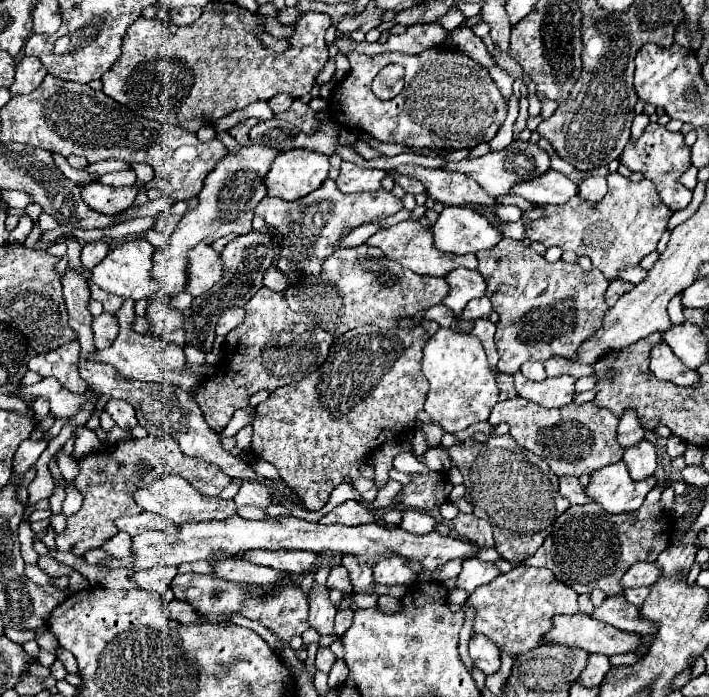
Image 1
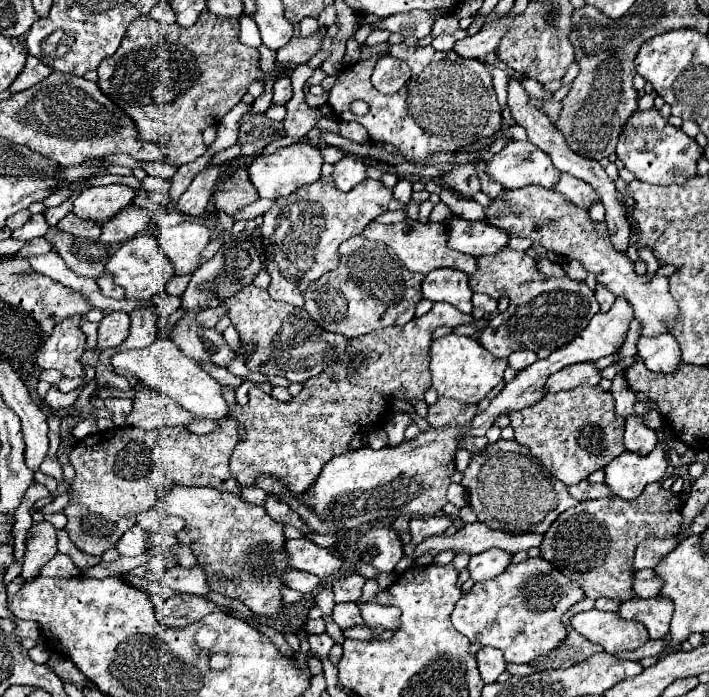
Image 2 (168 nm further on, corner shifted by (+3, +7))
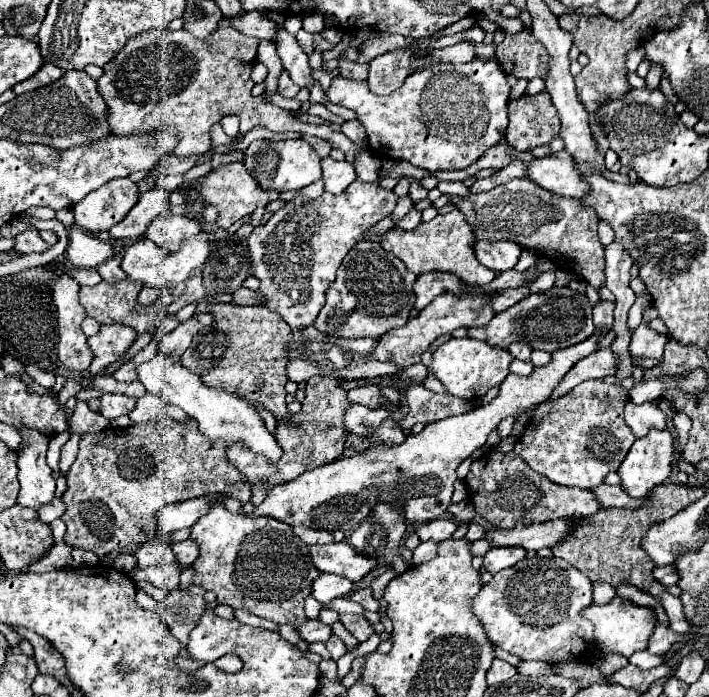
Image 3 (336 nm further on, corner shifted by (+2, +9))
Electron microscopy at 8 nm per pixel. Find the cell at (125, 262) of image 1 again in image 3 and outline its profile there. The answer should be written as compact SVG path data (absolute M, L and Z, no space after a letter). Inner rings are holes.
M199 233L197 237L191 237L189 241L185 241L185 245L181 245L181 249L177 253L169 253L169 251L161 249L155 241L143 237L125 249L121 267L125 269L129 279L161 289L165 283L183 283L185 279L189 279L193 275L193 271L207 261L207 257L209 257L207 233Z

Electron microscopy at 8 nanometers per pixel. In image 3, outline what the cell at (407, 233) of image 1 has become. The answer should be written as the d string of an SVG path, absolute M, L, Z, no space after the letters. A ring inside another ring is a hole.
M457 209L447 215L437 215L429 223L421 223L415 231L403 231L399 227L393 227L383 235L381 245L387 251L391 251L395 257L399 257L405 263L405 267L415 275L423 275L431 271L447 271L457 275L465 285L487 285L497 277L495 271L487 269L477 261L475 237L463 213L459 213Z

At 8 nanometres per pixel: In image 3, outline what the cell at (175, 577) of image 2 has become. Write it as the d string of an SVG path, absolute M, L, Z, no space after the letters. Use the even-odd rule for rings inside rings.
M163 565L163 567L153 567L153 569L137 569L133 573L133 581L147 581L163 591L173 591L179 587L179 571L173 565Z

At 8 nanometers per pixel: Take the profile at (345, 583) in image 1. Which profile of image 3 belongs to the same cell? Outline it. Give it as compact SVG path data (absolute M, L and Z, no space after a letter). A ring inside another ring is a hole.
M365 587L365 589L361 589L361 591L351 593L351 599L357 601L357 603L361 603L367 611L377 611L377 609L379 609L379 601L373 597L371 587Z

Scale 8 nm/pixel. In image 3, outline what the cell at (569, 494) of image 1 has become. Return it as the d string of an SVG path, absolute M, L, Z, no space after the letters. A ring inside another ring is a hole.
M599 485L593 489L597 501L605 507L629 507L629 509L639 509L647 503L647 499L635 499L629 497L621 487L613 487L613 485Z

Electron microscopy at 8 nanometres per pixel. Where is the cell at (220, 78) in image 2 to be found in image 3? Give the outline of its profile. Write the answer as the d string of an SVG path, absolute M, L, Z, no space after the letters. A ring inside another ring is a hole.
M223 19L219 23L219 29L205 41L195 39L185 29L179 31L145 31L139 37L133 37L115 57L103 67L103 75L97 79L99 95L105 99L109 115L107 123L111 133L121 135L133 135L133 133L153 133L161 127L161 123L167 123L171 127L177 127L179 143L173 151L177 157L185 155L199 155L207 153L211 149L211 137L209 129L213 123L221 121L223 115L239 115L241 121L241 133L247 133L251 127L261 125L269 131L299 131L305 133L307 125L293 117L293 113L275 106L262 96L253 97L253 81L251 81L251 67L255 63L255 51L259 41L255 37L247 37L239 31L235 31L229 23L229 19Z

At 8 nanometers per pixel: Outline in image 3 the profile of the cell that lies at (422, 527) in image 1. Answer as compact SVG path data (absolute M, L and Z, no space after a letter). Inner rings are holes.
M435 519L435 521L429 521L429 523L423 523L419 529L417 529L417 535L421 541L445 541L453 535L453 531L457 529L455 521L451 519Z

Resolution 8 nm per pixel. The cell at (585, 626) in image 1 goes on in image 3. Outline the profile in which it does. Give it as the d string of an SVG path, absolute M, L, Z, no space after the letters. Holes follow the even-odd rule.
M615 597L607 605L595 605L595 603L589 605L583 611L583 617L587 617L595 625L595 641L597 641L599 649L619 653L623 657L629 657L635 651L647 649L647 639L651 637L655 623L657 623L655 611L651 607L641 607L641 605L635 605L629 599L621 599L621 597Z

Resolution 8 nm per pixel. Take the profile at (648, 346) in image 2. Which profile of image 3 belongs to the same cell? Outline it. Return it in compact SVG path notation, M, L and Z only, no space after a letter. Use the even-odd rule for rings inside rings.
M653 306L643 312L641 324L631 333L629 353L633 357L653 357L653 359L661 359L663 357L663 349L665 349L667 337L659 335L657 331L653 331L649 327L649 322L657 317L658 312Z

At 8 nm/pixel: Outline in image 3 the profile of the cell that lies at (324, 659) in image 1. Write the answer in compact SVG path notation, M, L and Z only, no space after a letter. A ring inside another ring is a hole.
M307 619L297 631L299 631L301 639L305 639L307 643L315 643L315 641L327 643L327 639L331 637L331 627L321 623L319 619Z

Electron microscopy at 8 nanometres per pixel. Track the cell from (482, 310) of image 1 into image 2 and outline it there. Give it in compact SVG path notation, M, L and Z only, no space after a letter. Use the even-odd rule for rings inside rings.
M474 293L474 295L472 295L472 305L474 305L474 307L478 307L478 309L482 309L482 311L486 311L486 315L490 315L492 311L496 311L498 301L496 301L496 299L492 299L492 297L488 297L488 295Z

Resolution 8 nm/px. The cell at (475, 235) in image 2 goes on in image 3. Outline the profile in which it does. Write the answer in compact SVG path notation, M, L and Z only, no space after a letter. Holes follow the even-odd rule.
M477 241L475 253L477 253L477 259L487 269L503 273L503 271L509 271L517 265L519 255L521 255L521 247L513 241L497 241L497 243Z

